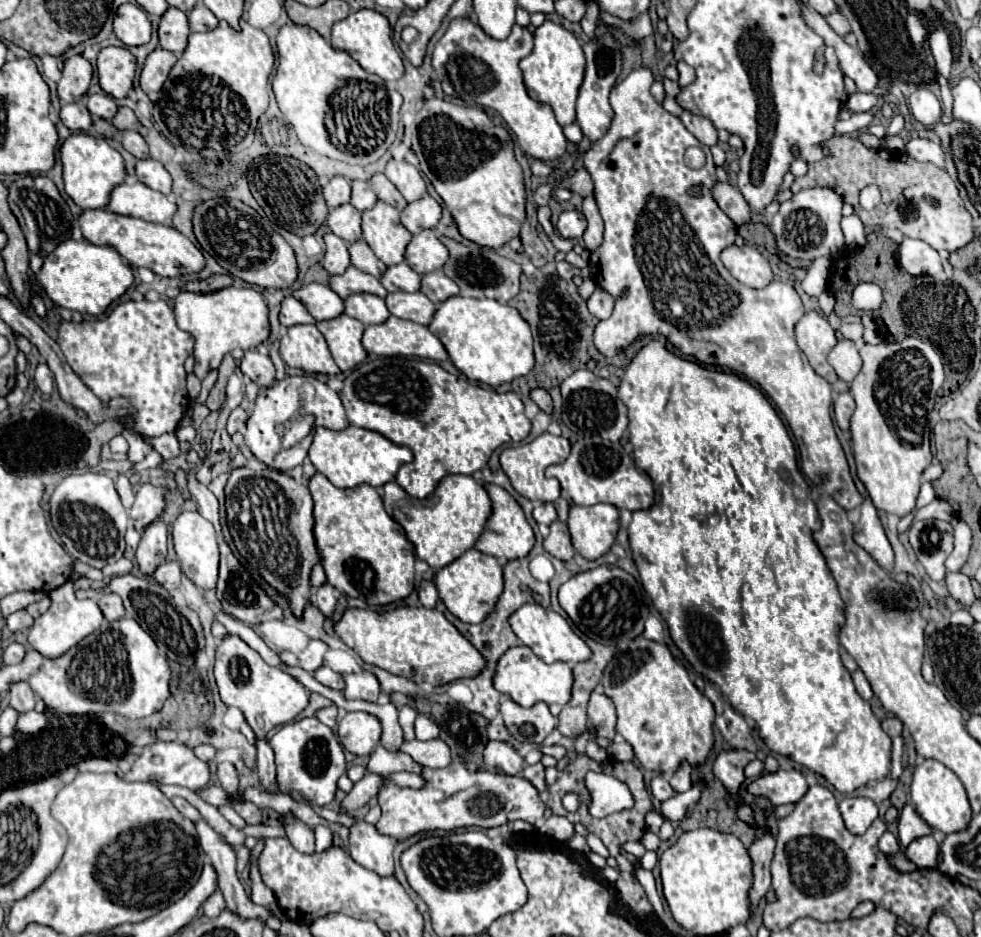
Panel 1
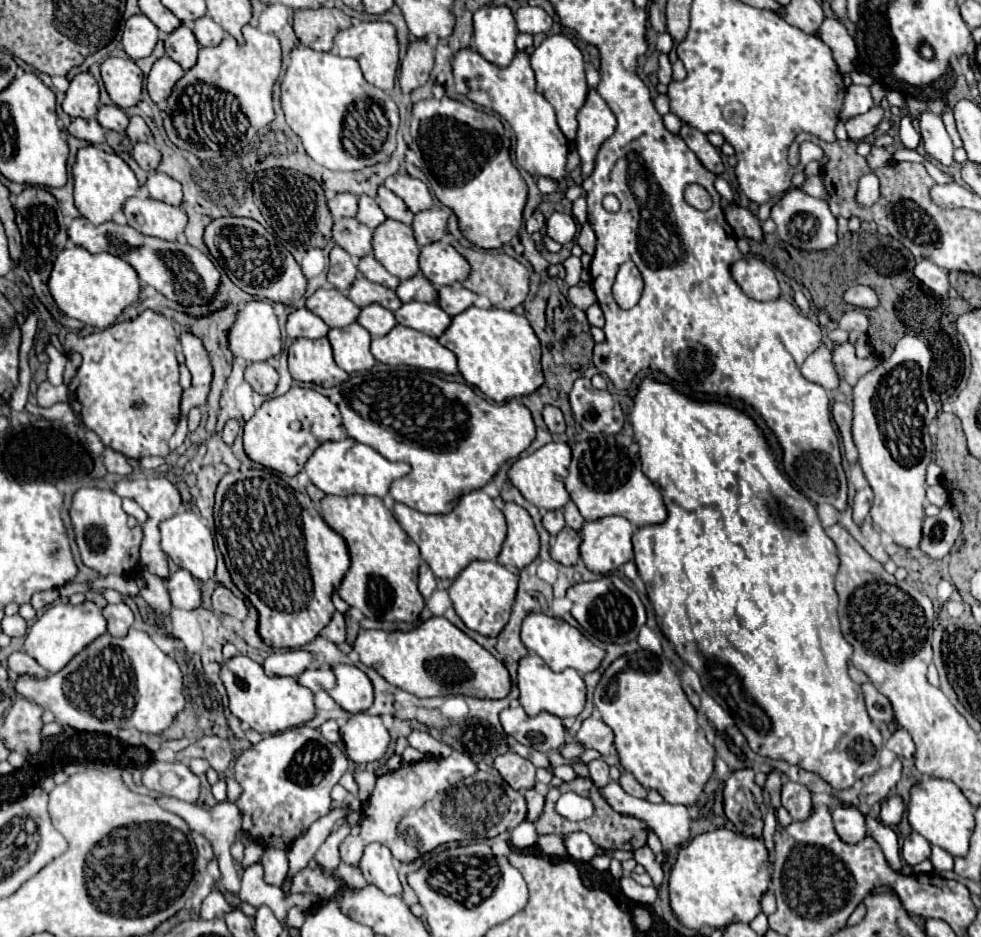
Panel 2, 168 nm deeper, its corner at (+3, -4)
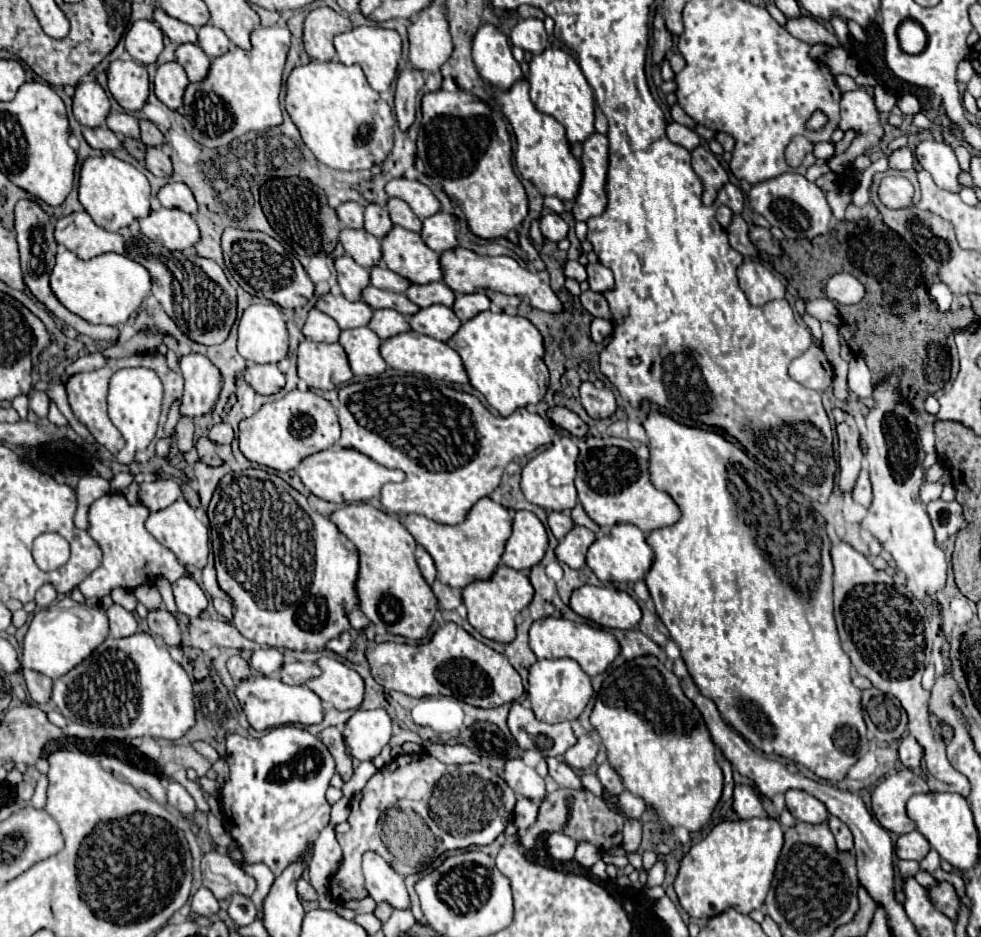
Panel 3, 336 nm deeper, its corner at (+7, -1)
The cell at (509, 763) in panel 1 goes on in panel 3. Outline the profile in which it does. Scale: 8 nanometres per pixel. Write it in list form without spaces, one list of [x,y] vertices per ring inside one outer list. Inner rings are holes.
[[[510,759],[506,761],[504,767],[504,779],[510,785],[510,789],[526,799],[532,801],[542,801],[546,797],[546,787],[544,787],[544,779],[536,773],[536,769],[528,767],[522,759]]]

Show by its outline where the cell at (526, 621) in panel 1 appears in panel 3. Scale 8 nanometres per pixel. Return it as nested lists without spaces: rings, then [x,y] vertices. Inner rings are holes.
[[[548,617],[548,619],[540,619],[540,621],[532,623],[532,627],[530,627],[530,649],[534,651],[534,655],[538,659],[570,657],[570,659],[580,663],[584,673],[594,677],[594,675],[606,671],[608,665],[612,665],[616,661],[616,657],[620,653],[620,643],[616,641],[616,637],[610,631],[596,629],[588,623],[574,623],[568,619]]]

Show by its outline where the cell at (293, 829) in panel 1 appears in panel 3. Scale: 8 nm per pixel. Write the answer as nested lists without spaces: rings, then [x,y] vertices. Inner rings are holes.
[[[300,878],[297,882],[297,892],[298,895],[307,900],[307,901],[315,901],[318,899],[317,892],[313,889],[313,887],[303,878]]]

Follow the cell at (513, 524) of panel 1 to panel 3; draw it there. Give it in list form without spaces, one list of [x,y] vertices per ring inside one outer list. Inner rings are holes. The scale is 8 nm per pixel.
[[[518,511],[514,515],[512,537],[506,543],[502,563],[526,571],[538,565],[548,549],[548,535],[542,521],[532,511]]]

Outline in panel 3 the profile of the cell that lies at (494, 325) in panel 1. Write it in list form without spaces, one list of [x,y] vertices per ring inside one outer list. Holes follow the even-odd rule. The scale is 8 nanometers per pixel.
[[[482,311],[462,323],[448,345],[462,357],[472,387],[478,389],[502,417],[512,415],[520,407],[538,405],[544,399],[550,383],[550,373],[544,365],[544,339],[528,319]]]

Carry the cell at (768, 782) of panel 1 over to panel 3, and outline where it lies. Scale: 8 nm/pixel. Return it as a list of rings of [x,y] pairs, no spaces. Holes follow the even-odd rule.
[[[790,789],[786,793],[786,807],[788,811],[804,823],[826,823],[828,821],[828,809],[822,801],[812,797],[810,793],[804,793],[800,789]]]

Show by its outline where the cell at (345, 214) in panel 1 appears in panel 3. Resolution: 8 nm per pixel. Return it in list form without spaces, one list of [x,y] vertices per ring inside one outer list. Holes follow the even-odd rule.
[[[344,229],[340,233],[340,243],[346,255],[366,269],[372,269],[372,265],[378,265],[382,259],[380,239],[370,235],[366,229]]]

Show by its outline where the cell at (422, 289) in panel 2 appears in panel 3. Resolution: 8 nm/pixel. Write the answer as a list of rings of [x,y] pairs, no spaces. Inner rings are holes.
[[[428,283],[428,285],[412,285],[406,291],[408,299],[414,301],[420,307],[428,307],[428,305],[446,305],[452,307],[456,293],[452,289],[448,289],[448,285],[444,283]]]

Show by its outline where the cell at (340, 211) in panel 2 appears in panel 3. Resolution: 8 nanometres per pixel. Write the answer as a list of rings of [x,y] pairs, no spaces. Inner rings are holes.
[[[348,201],[348,203],[342,203],[338,209],[338,219],[342,221],[344,227],[350,227],[350,229],[362,229],[364,227],[364,207],[354,203],[354,201]]]

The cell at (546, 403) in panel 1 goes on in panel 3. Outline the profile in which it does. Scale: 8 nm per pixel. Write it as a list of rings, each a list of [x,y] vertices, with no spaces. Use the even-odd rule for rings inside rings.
[[[554,407],[548,411],[548,417],[554,425],[566,429],[570,435],[574,437],[584,437],[588,433],[588,425],[570,409],[564,409],[564,407]]]

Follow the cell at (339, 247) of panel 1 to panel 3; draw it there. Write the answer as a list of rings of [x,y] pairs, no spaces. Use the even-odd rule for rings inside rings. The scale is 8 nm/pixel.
[[[348,255],[336,259],[334,265],[336,265],[336,271],[338,271],[338,283],[340,283],[340,289],[342,289],[344,297],[348,301],[360,301],[362,291],[370,285],[370,277],[368,277],[370,271],[360,267]]]

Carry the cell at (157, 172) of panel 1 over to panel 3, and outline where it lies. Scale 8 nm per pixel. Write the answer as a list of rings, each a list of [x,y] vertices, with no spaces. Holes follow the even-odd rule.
[[[168,183],[160,189],[158,199],[164,207],[176,207],[182,209],[188,215],[196,215],[198,211],[198,203],[192,195],[192,191],[184,185],[184,183]]]

